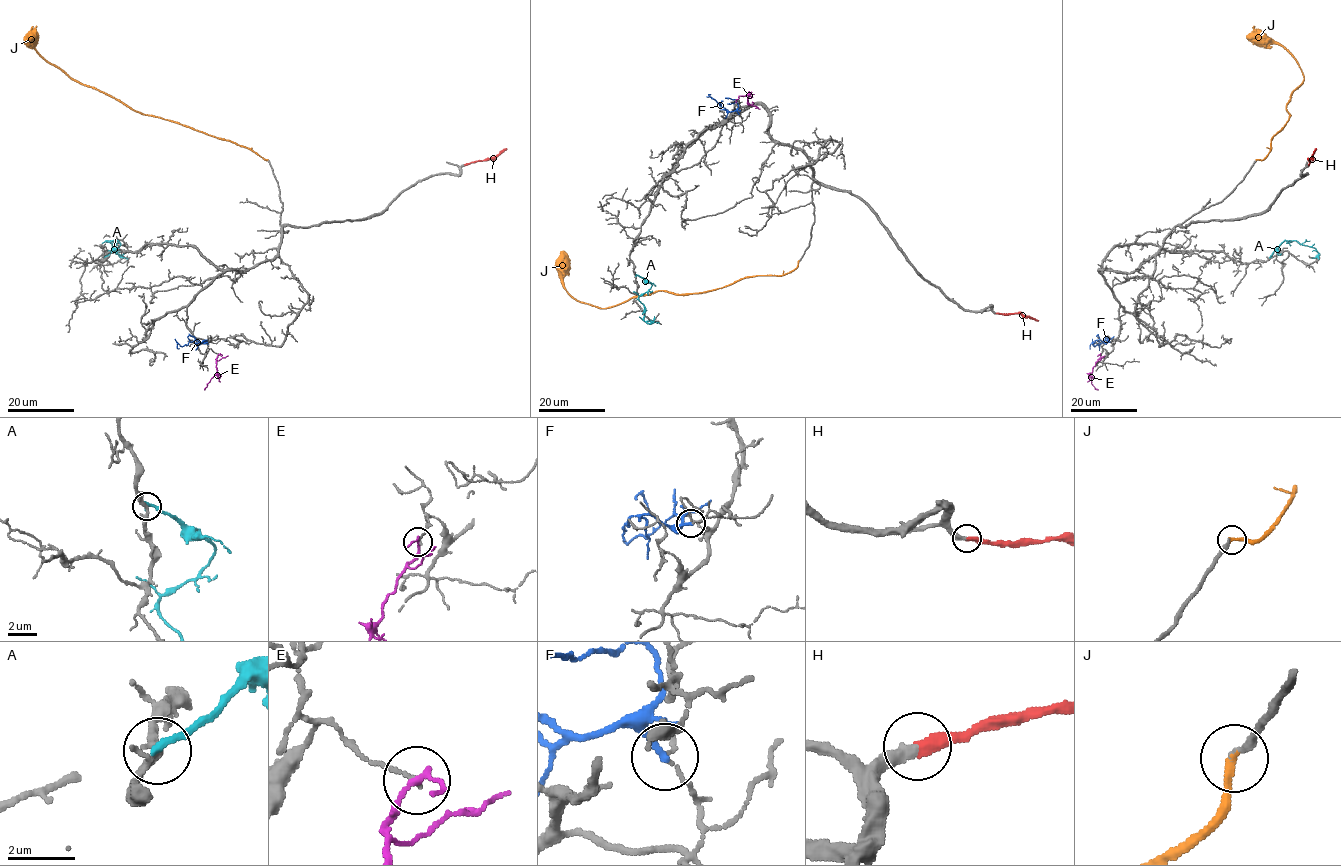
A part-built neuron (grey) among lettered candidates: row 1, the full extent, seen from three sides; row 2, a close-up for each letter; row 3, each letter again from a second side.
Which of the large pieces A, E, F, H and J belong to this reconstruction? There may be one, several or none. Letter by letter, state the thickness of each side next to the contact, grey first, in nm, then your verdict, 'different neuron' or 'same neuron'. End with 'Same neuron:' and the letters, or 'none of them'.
A: 200 nm thick on the grey side, 240 nm on the other; different neuron
E: 120 nm thick on the grey side, 140 nm on the other; different neuron
F: 80 nm thick on the grey side, 190 nm on the other; different neuron
H: 320 nm thick on the grey side, 340 nm on the other; same neuron
J: 280 nm thick on the grey side, 220 nm on the other; same neuron
Same neuron: H, J

